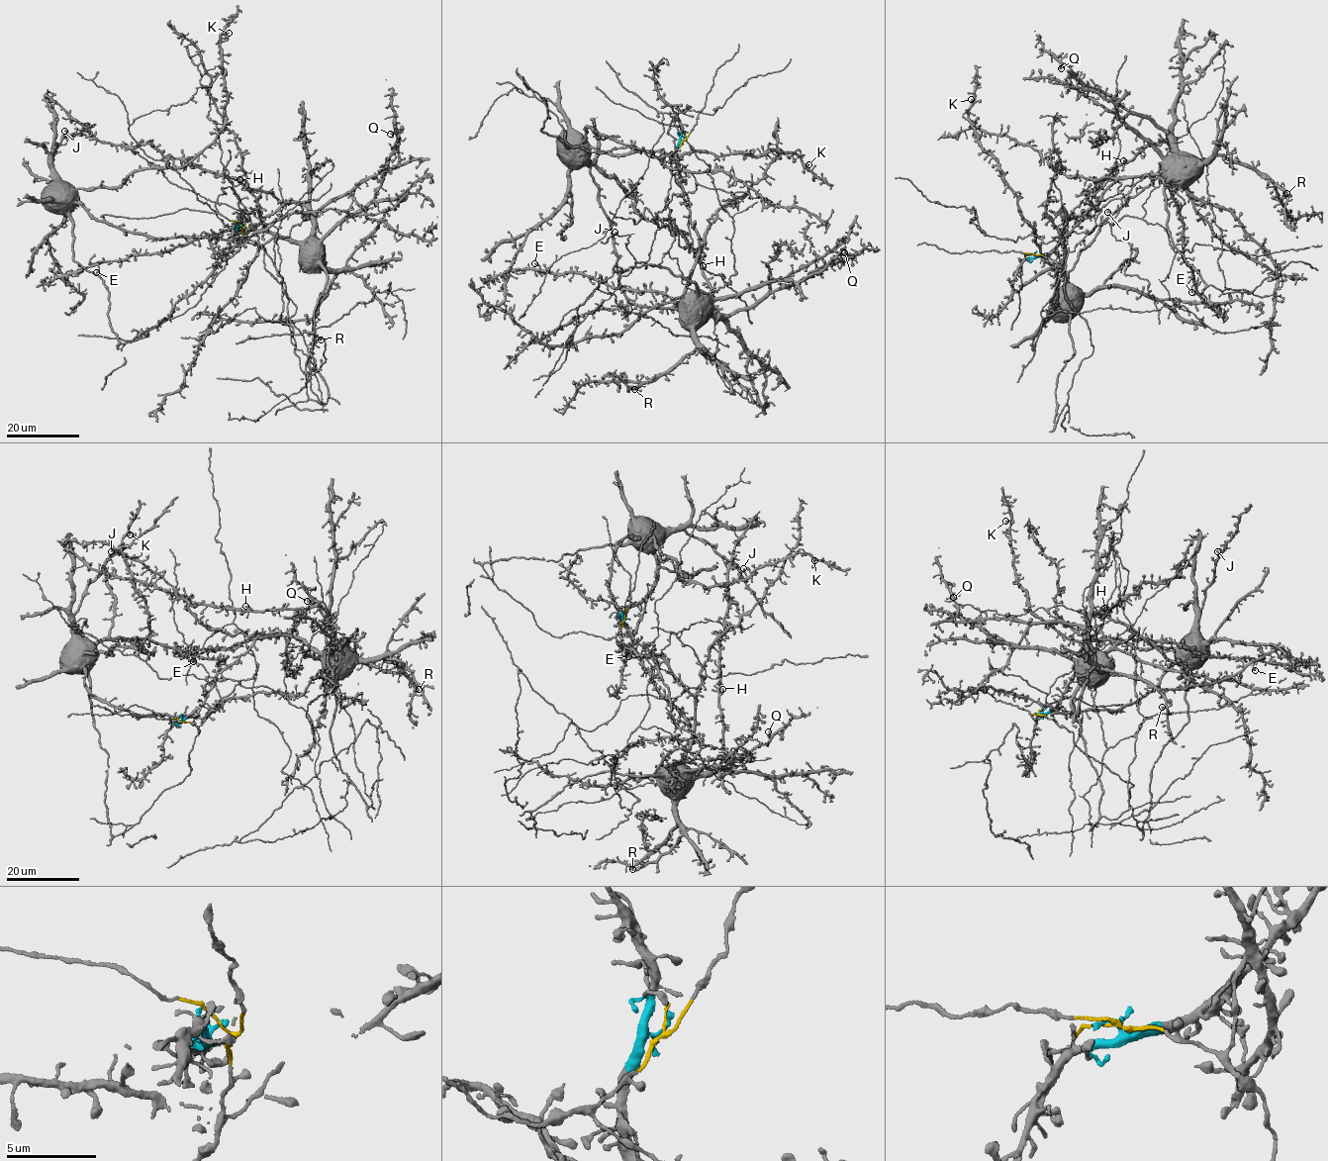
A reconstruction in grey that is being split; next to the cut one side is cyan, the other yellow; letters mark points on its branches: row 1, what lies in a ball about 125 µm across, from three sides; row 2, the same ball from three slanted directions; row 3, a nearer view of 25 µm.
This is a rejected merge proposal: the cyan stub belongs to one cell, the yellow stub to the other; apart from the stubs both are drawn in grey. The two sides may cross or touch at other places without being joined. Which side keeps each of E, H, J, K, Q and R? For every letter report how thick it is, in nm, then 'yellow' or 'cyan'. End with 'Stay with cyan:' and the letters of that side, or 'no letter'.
E: 400 nm | cyan
H: 280 nm | cyan
J: 240 nm | yellow
K: 400 nm | yellow
Q: 360 nm | cyan
R: 300 nm | cyan
Stay with cyan: E, H, Q, R

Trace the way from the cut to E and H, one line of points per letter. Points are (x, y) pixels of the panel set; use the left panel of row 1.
E: (240, 226), (237, 231), (239, 217), (259, 207), (263, 230), (229, 230), (161, 253), (104, 261), (96, 272)
H: (240, 226), (237, 231), (239, 217), (257, 206), (263, 230), (252, 227), (280, 203), (239, 179)

